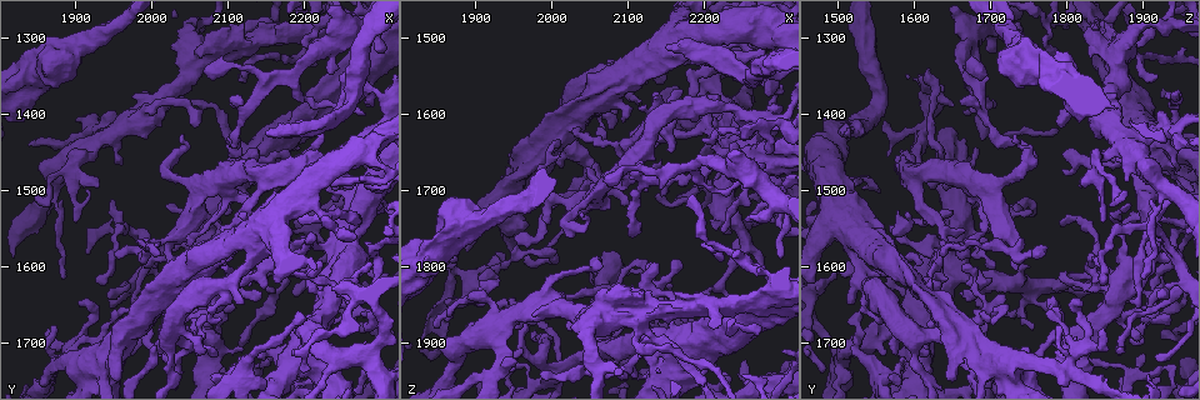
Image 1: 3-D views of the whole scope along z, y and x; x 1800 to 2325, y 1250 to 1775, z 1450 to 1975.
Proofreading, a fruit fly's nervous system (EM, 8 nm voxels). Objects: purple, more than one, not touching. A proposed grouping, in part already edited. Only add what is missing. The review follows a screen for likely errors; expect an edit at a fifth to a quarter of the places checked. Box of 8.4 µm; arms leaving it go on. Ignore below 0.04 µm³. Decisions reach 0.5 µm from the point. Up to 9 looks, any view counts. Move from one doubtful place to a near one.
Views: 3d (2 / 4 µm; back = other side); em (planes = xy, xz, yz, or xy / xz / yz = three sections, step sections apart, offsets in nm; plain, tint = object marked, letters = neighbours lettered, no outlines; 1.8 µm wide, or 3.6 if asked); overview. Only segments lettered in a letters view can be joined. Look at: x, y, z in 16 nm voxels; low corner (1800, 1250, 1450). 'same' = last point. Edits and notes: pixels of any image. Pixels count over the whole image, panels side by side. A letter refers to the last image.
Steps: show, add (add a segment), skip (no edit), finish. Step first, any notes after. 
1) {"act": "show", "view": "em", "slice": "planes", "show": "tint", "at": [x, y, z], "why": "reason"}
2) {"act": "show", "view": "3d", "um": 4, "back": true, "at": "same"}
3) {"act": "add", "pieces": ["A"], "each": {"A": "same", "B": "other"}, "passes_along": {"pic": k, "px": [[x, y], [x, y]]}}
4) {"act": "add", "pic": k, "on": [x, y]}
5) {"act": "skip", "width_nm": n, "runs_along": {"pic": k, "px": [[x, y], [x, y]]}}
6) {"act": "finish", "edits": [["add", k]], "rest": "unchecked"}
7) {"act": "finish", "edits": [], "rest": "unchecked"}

{"act": "show", "view": "em", "slice": "planes", "show": "letters", "at": [2150, 1420, 1515], "why": "branch stops here"}

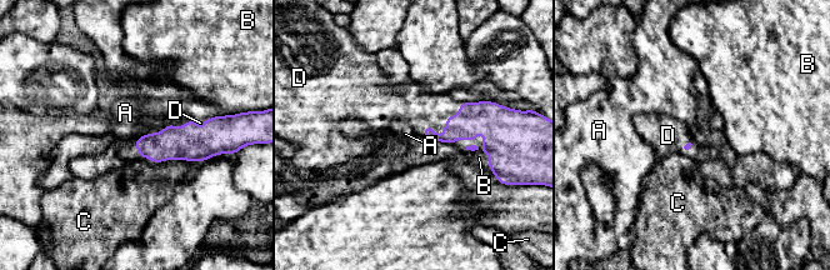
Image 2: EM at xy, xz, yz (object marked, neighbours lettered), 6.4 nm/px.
{"act": "add", "pieces": ["D"], "longest_contact_nm": ["D", 240], "each": {"A": "other", "B": "other", "C": "other", "D": "same"}, "passes_along": {"pic": 2, "px": [[505, 134], [466, 138], [461, 144]]}, "found": "it goes on there"}

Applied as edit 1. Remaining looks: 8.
{"act": "show", "view": "overview"}

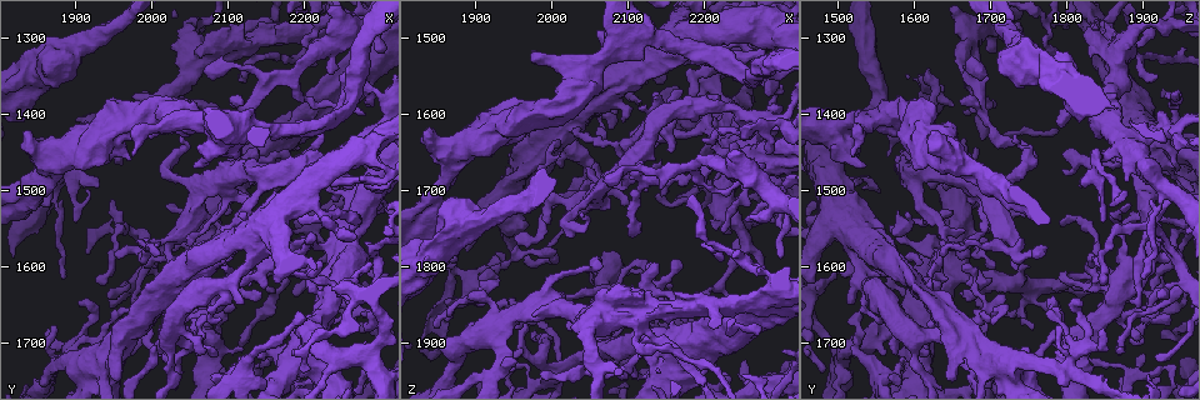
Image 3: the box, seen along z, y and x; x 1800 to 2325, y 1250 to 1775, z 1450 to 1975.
{"act": "show", "view": "em", "slice": "planes", "show": "letters", "at": [2295, 1620, 1565], "why": "abrupt turn"}

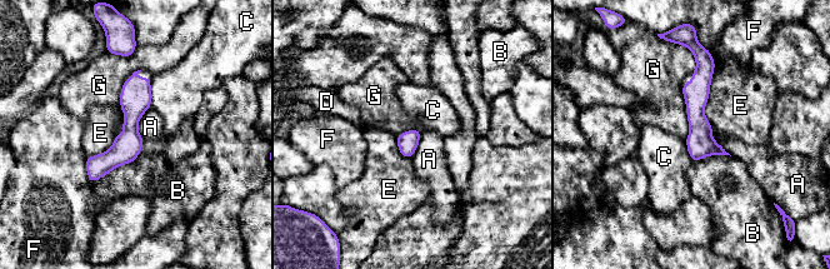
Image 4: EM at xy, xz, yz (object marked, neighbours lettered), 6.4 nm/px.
{"act": "skip", "longest_contact_nm": ["E", 400], "each": {"A": "other", "B": "other", "C": "other", "D": "other", "E": "other", "F": "other", "G": "other"}, "found": "none of them fits"}

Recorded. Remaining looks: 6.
{"act": "show", "view": "em", "slice": "xy", "step": 8, "show": "letters", "at": [2030, 1630, 1620], "why": "three arms meet"}

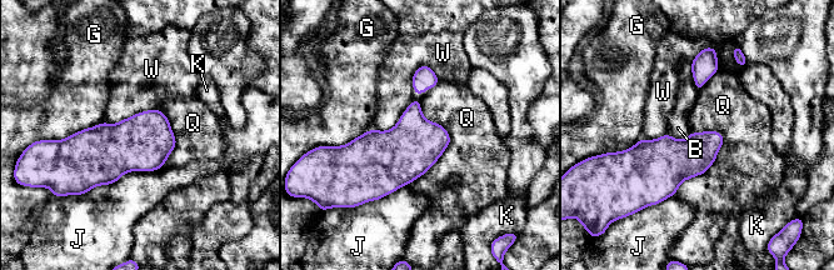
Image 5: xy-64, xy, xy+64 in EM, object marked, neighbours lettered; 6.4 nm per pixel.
{"act": "skip", "each": {"B": "other", "G": "other", "J": "other", "K": "other", "Q": "other", "W": "other"}, "border": {"pic": 5, "px": [[418, 100], [449, 145]]}, "found": "none of them fits"}

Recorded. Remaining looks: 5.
{"act": "show", "view": "3d", "um": 4, "at": [2120, 1700, 1890], "why": "end of a long branch"}

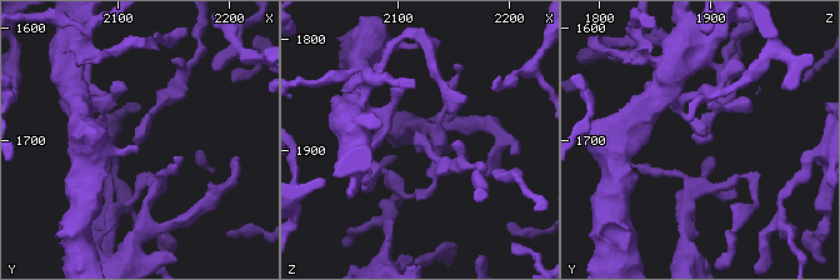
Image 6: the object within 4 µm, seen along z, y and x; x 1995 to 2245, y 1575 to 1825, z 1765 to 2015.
{"act": "show", "view": "em", "slice": "planes", "show": "letters", "at": [2114, 1704, 1890], "why": "now the EM"}

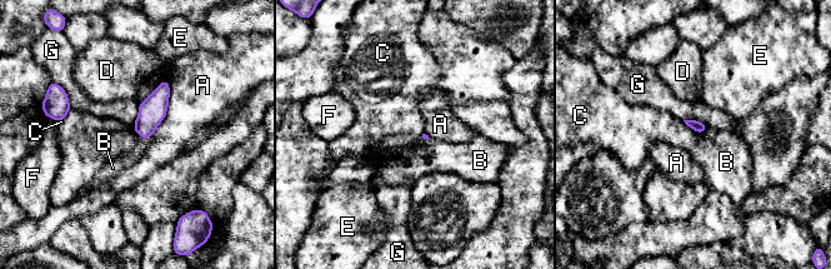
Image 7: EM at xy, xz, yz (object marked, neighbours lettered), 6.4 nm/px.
{"act": "skip", "longest_contact_nm": ["A", 400], "each": {"A": "other", "B": "other", "C": "other", "D": "other", "E": "other", "F": "other", "G": "other"}, "border": {"pic": 7, "px": [[140, 137], [149, 139]]}, "found": "none of them fits"}

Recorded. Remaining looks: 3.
{"act": "finish", "edits": [["add", 2]], "rest": "unchecked"}

